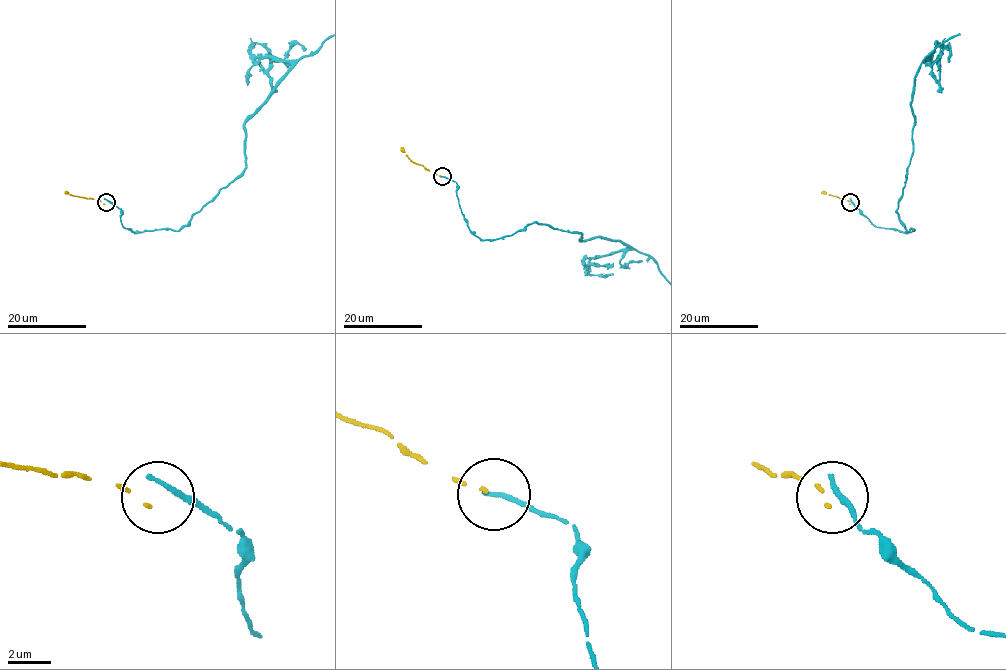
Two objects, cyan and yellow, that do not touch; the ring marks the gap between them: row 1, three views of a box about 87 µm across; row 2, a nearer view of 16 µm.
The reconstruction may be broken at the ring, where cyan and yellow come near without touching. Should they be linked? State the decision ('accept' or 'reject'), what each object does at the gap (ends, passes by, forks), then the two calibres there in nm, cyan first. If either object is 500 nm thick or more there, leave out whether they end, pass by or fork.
reject; cyan ends; yellow ends; calibres 320 and 130 nm

